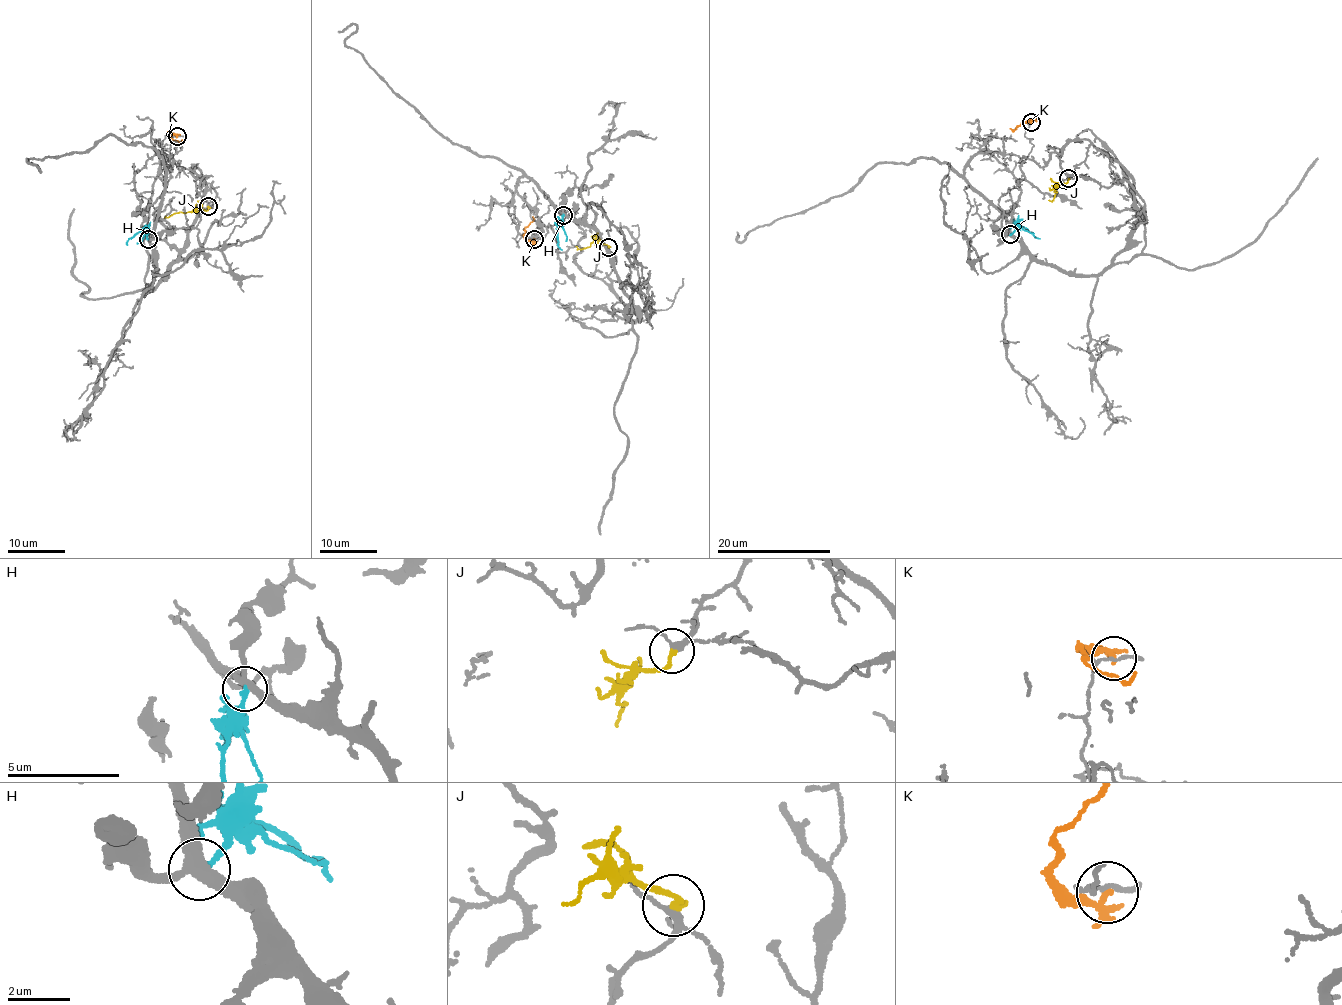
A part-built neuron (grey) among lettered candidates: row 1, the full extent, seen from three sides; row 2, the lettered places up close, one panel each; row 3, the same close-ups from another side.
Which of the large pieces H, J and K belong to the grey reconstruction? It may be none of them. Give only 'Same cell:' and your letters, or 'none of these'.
Same cell: J

